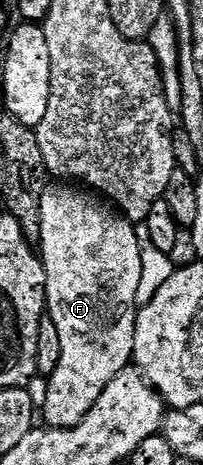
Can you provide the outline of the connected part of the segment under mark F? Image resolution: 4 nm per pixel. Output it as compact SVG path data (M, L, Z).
M71 185L60 187L63 187L60 191L44 190L39 196L37 210L37 251L41 256L45 280L45 311L56 326L60 341L60 357L55 372L46 380L47 392L43 395L43 419L47 422L44 424L51 429L76 427L101 396L102 390L129 367L135 340L135 294L141 280L136 228L94 194Z

